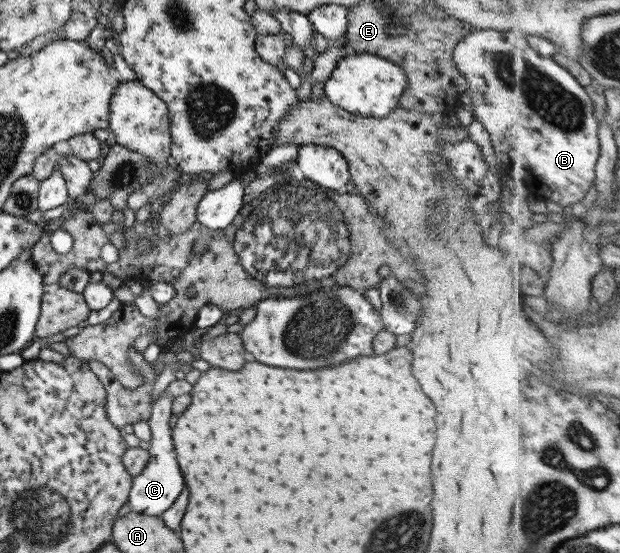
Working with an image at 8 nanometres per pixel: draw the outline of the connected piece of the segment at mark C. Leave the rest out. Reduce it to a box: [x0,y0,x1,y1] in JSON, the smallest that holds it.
[127,392,184,516]

